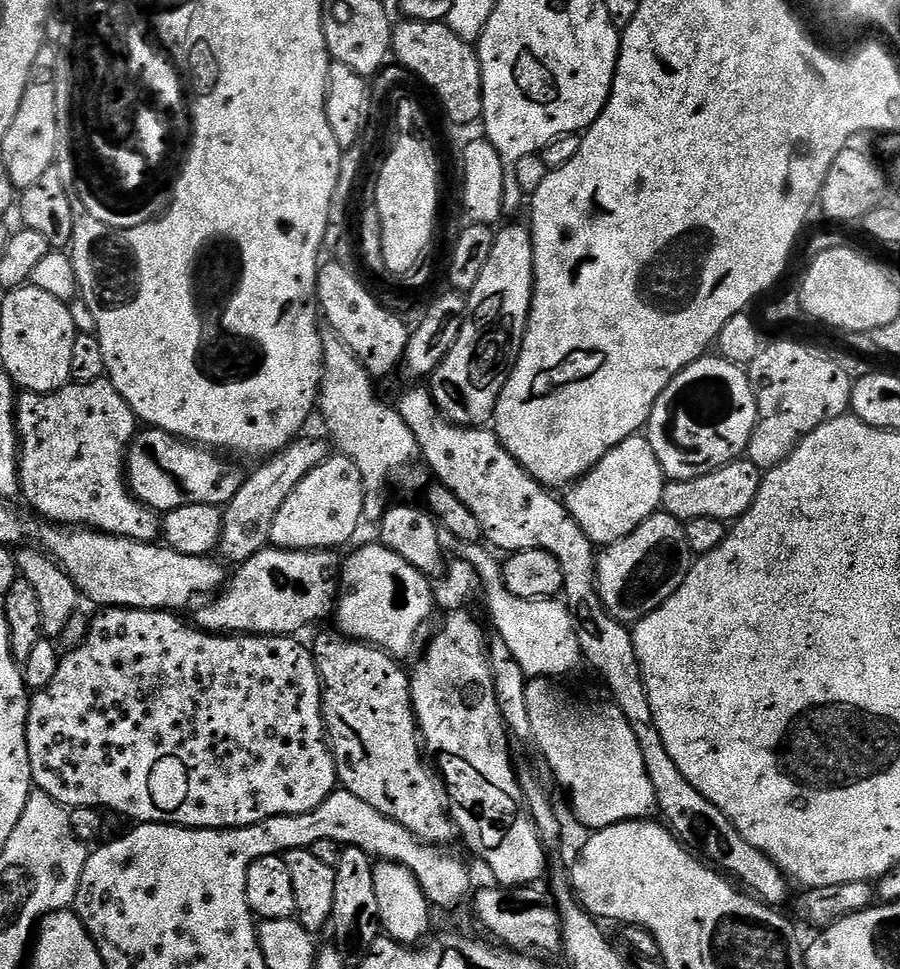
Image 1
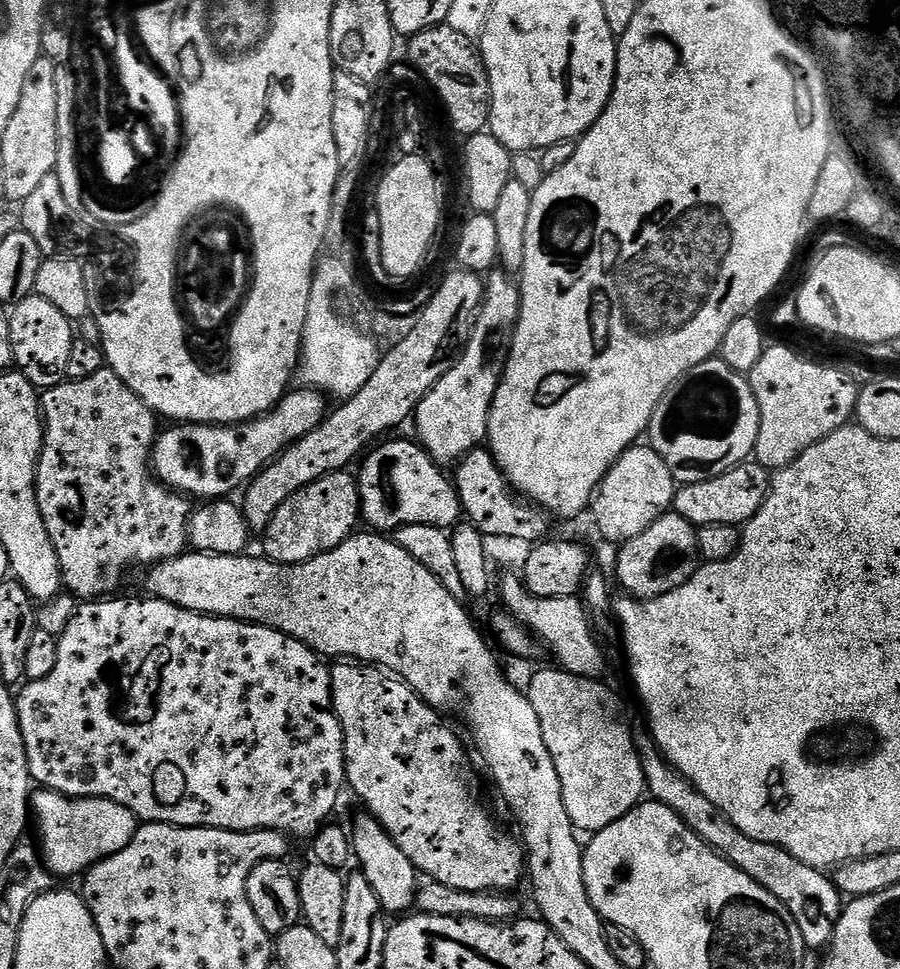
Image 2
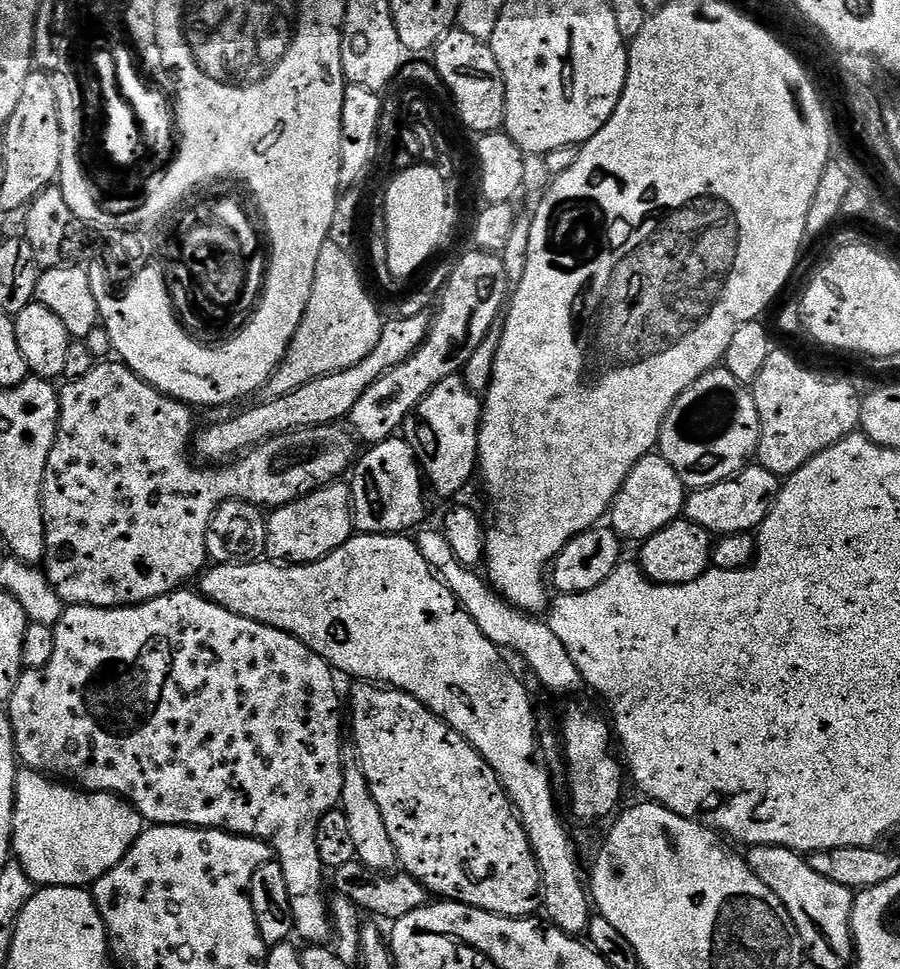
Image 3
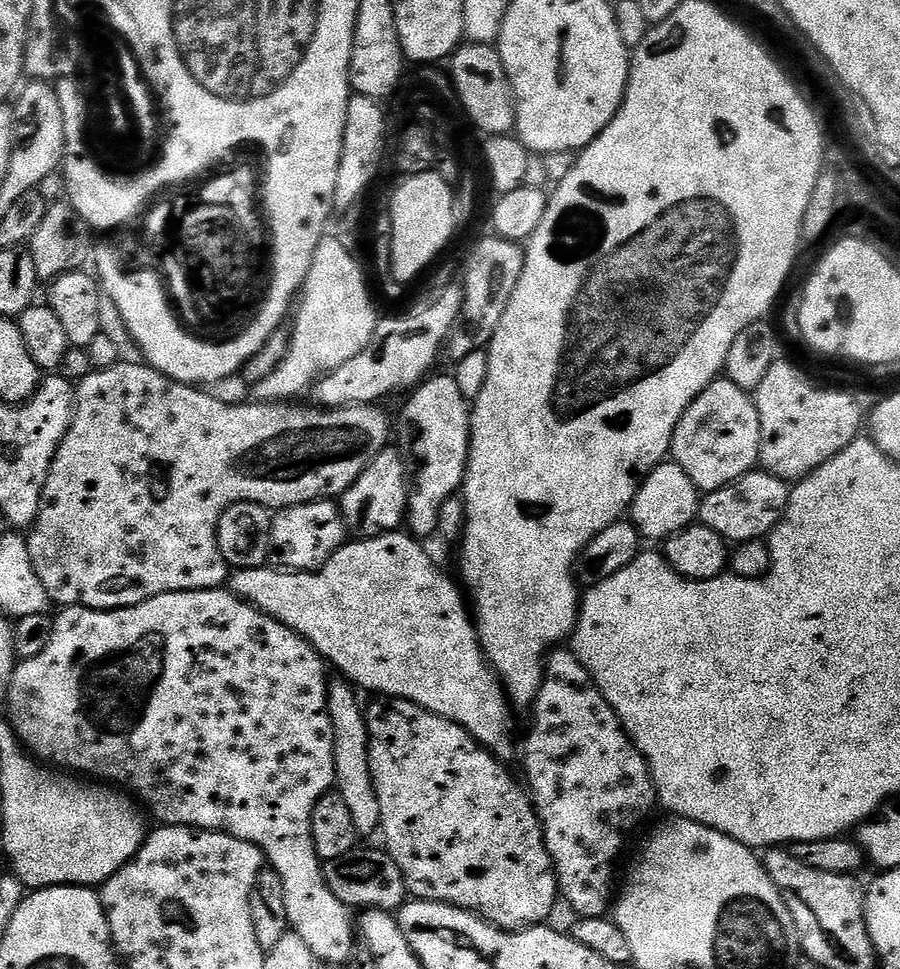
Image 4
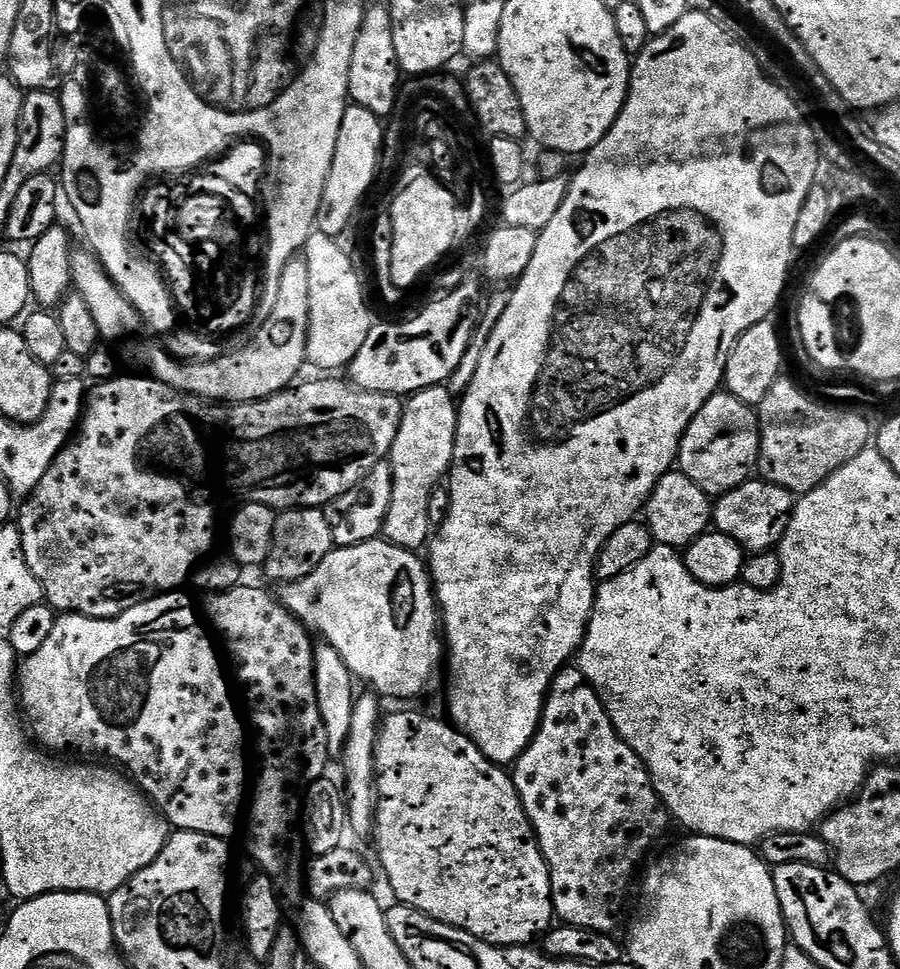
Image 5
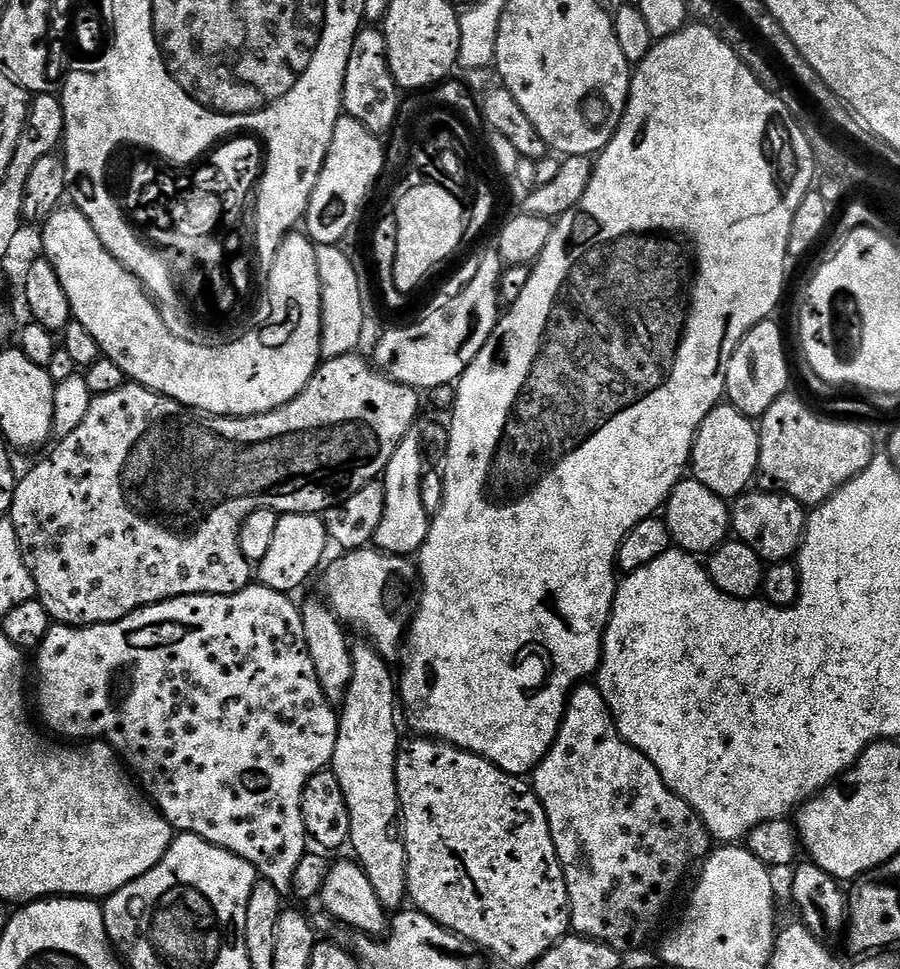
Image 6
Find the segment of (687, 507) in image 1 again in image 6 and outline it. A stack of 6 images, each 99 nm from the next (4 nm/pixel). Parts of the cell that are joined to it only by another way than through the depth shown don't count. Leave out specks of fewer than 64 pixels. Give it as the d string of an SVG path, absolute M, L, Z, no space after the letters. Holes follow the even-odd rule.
M749 490L737 497L731 505L731 531L735 539L741 540L750 550L754 550L765 562L788 562L800 551L800 541L804 539L806 523L805 505L793 496L785 496L779 491L755 492Z

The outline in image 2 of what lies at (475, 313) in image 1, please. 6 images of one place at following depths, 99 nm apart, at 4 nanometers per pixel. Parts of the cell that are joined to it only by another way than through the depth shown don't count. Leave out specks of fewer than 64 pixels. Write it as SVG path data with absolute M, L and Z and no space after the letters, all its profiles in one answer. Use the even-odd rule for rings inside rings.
M501 275L487 277L484 303L464 351L457 356L456 365L422 398L414 413L419 443L441 466L455 465L488 439L492 400L504 378L504 367L520 320L520 284L511 275Z

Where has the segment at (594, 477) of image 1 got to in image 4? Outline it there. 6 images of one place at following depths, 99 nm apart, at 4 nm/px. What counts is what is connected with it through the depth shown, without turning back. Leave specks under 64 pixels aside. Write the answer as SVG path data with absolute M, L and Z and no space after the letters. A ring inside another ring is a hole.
M665 462L659 464L640 483L636 497L632 499L630 520L645 541L663 542L676 532L681 532L684 528L691 528L693 524L697 523L701 499L701 493L686 474L686 470L682 470L682 466L678 466L674 462Z

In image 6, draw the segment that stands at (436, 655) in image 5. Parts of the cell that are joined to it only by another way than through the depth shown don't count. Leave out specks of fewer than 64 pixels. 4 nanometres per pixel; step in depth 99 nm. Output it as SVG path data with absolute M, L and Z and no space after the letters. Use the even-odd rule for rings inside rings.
M375 546L345 551L330 564L323 569L322 596L328 607L345 625L353 624L358 631L365 632L372 647L385 660L395 661L395 656L401 655L400 643L405 643L414 615L417 565L407 556L391 556Z

